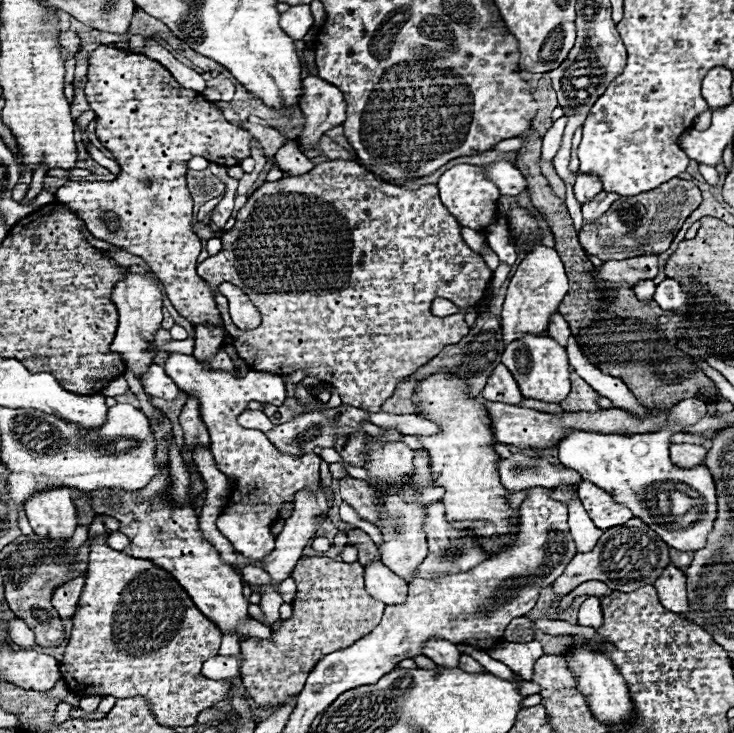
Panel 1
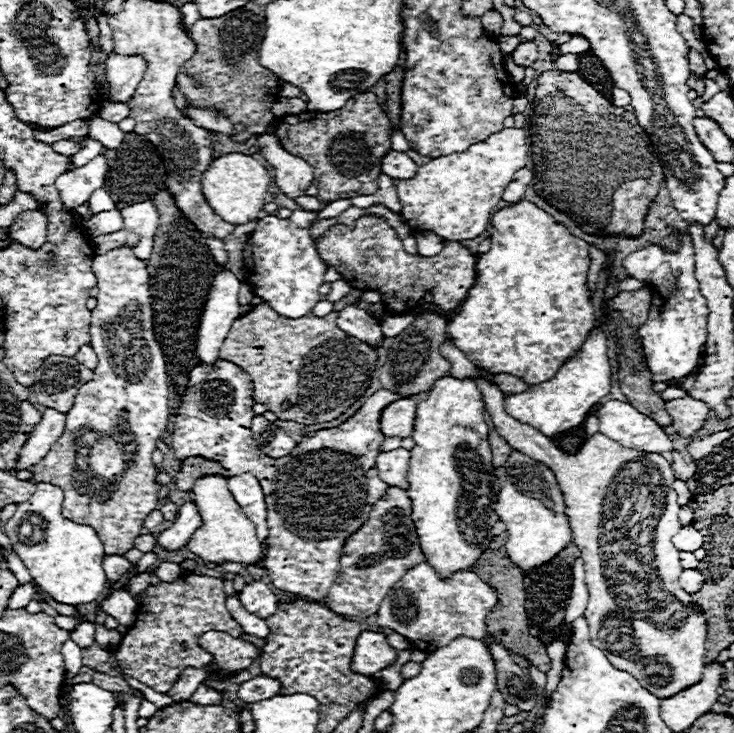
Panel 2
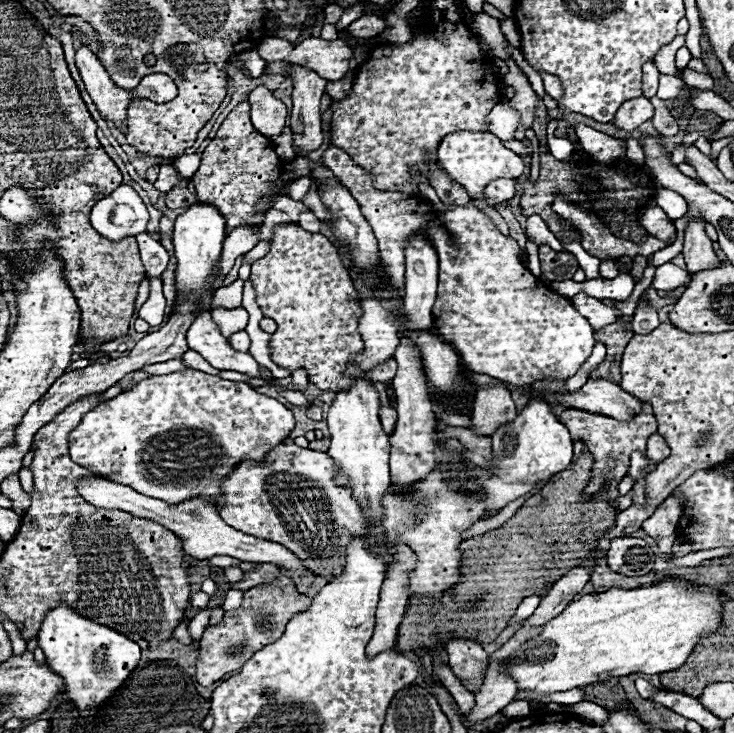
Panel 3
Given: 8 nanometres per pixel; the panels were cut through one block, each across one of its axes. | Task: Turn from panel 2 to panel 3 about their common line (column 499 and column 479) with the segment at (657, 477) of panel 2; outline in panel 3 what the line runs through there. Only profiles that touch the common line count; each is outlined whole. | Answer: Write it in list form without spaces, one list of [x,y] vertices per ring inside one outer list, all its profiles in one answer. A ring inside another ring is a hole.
[[[504,384],[476,390],[472,408],[472,430],[490,436],[498,424],[506,424],[516,414],[512,396]]]

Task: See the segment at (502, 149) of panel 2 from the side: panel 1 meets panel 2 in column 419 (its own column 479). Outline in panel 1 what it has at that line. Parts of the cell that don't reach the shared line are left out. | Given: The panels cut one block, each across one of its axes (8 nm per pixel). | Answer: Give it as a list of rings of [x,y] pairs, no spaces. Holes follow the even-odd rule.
[[[458,164],[450,170],[446,170],[438,180],[438,188],[440,188],[442,204],[458,220],[460,226],[466,226],[472,230],[484,230],[490,224],[490,218],[496,210],[496,202],[498,202],[500,192],[496,190],[496,186],[490,180],[484,178],[484,172],[480,166]]]

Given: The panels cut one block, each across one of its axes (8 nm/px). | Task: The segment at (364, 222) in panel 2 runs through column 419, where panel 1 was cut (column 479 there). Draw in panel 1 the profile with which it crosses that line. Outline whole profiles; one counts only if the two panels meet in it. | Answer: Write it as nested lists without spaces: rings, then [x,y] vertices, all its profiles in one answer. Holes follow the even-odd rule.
[[[348,160],[322,162],[304,176],[284,176],[278,182],[266,182],[264,186],[260,186],[238,212],[236,224],[228,232],[224,232],[220,254],[210,256],[204,262],[200,262],[198,274],[204,280],[208,280],[208,284],[212,284],[214,290],[222,282],[230,282],[230,284],[238,286],[252,300],[252,304],[260,310],[262,324],[254,330],[240,330],[230,320],[228,300],[222,294],[216,294],[216,302],[222,312],[224,328],[226,328],[228,336],[232,338],[232,344],[234,344],[238,356],[248,366],[252,366],[258,372],[272,372],[272,374],[292,374],[296,370],[308,370],[308,376],[316,376],[322,382],[334,386],[340,392],[340,398],[344,404],[352,404],[352,406],[364,408],[368,412],[380,412],[380,406],[384,404],[384,400],[388,400],[388,396],[394,394],[394,388],[402,378],[410,376],[416,368],[424,366],[444,346],[456,344],[462,340],[462,336],[468,334],[464,316],[466,316],[468,308],[476,306],[484,298],[484,290],[488,288],[488,282],[492,280],[492,270],[486,266],[486,262],[482,260],[480,254],[476,254],[474,250],[468,248],[468,244],[460,236],[460,224],[456,224],[456,220],[452,220],[452,214],[440,202],[438,186],[428,184],[418,190],[410,190],[406,186],[388,184],[384,180],[378,180],[374,174],[370,174],[360,164],[348,162]],[[254,278],[288,278],[288,280],[254,280]],[[434,298],[446,298],[446,300],[454,302],[456,306],[460,306],[460,312],[452,314],[452,316],[442,316],[442,318],[434,316],[432,314]]]

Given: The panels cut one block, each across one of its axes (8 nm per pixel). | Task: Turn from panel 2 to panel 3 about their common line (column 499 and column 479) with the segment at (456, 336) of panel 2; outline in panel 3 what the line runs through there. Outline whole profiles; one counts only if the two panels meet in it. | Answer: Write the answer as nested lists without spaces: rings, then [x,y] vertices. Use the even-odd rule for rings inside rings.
[[[330,146],[322,158],[322,162],[332,168],[334,176],[352,192],[356,202],[362,208],[362,214],[370,222],[378,250],[382,258],[382,270],[388,282],[396,288],[400,304],[404,298],[404,240],[412,232],[428,232],[432,244],[438,250],[440,258],[440,278],[438,278],[438,300],[434,304],[434,330],[444,336],[444,340],[454,342],[452,346],[460,352],[460,360],[466,368],[478,374],[488,374],[502,382],[514,386],[528,386],[536,380],[566,380],[566,376],[574,376],[590,356],[596,340],[594,330],[580,312],[572,306],[572,302],[554,290],[550,290],[544,282],[540,282],[520,260],[520,246],[514,238],[504,236],[492,224],[492,220],[480,212],[472,202],[464,206],[444,206],[446,212],[438,212],[436,206],[420,206],[420,200],[412,200],[398,192],[380,192],[372,186],[368,172],[352,162],[352,158],[340,150]]]

